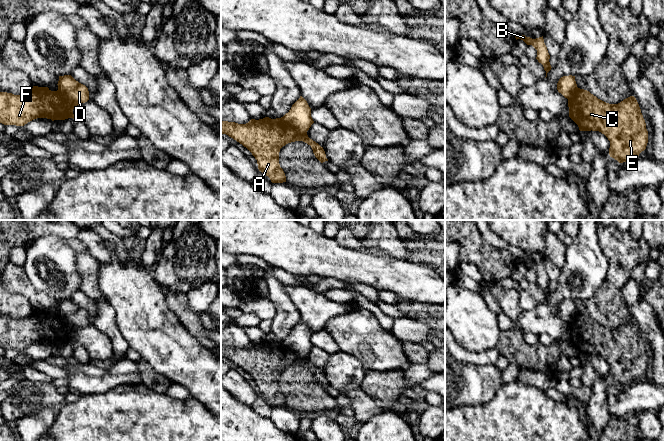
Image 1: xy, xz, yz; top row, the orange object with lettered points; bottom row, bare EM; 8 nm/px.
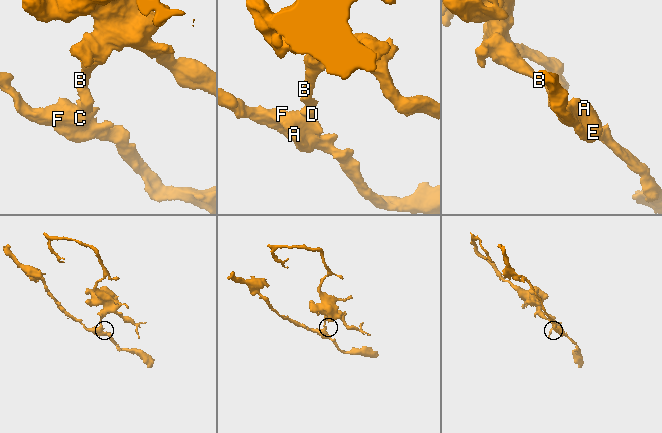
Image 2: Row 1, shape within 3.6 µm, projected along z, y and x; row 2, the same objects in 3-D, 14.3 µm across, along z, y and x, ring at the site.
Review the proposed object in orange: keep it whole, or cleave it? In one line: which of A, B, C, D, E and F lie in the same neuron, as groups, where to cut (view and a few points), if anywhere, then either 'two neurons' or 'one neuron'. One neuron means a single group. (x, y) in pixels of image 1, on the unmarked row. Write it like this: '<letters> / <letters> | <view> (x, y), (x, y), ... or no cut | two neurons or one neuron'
A C E F / B D | xz (281, 341), (300, 356), (306, 357) | two neurons

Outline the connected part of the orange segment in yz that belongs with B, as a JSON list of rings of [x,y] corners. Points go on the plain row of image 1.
[[[515,259],[515,262],[516,264],[517,263],[523,264],[527,269],[532,269],[537,274],[536,283],[538,284],[539,287],[543,289],[547,301],[547,297],[551,294],[552,291],[549,286],[550,279],[544,267],[543,260],[536,263],[532,263],[530,261],[526,261],[525,259]]]

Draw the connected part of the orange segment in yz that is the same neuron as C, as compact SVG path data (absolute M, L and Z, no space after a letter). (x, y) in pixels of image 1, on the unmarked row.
M577 312L568 323L569 341L578 349L580 355L599 355L610 365L609 379L619 387L631 386L646 373L648 355L639 328L630 320L618 328L609 328L589 315Z

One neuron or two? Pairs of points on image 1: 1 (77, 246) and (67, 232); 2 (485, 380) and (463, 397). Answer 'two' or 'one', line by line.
1: two
2: one

